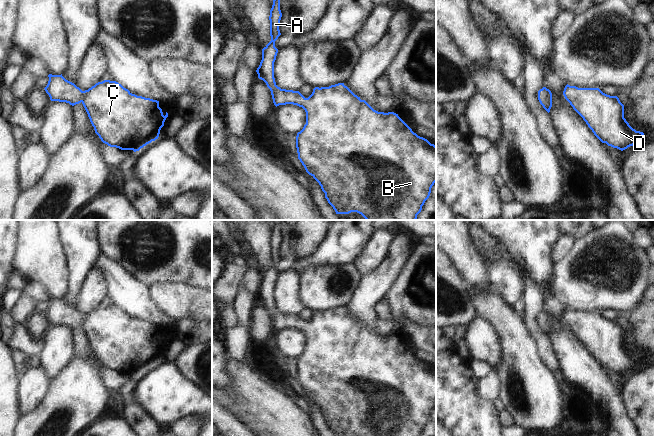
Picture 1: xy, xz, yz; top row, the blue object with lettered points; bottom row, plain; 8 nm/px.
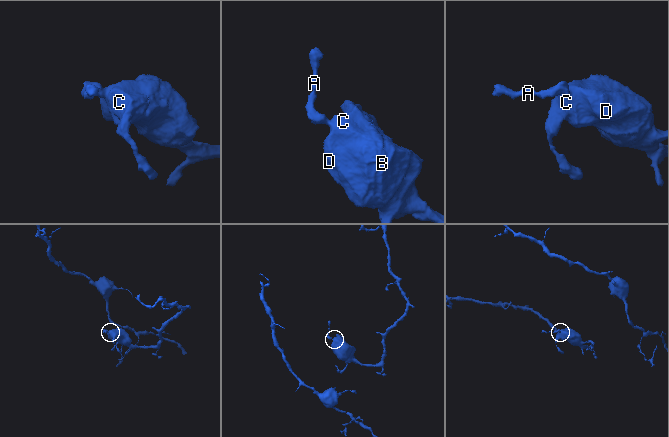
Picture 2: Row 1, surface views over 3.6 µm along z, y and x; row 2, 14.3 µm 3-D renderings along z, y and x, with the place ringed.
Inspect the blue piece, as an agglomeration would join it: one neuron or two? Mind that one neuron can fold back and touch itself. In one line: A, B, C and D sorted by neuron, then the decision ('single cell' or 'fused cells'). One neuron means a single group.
groups A B C D; single cell

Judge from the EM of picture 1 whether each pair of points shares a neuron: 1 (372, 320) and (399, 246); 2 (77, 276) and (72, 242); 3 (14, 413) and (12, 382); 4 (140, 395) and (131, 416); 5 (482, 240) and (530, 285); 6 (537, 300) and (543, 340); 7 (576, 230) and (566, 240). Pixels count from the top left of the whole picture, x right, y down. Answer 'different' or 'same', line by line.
1: same
2: same
3: same
4: different
5: different
6: same
7: different

